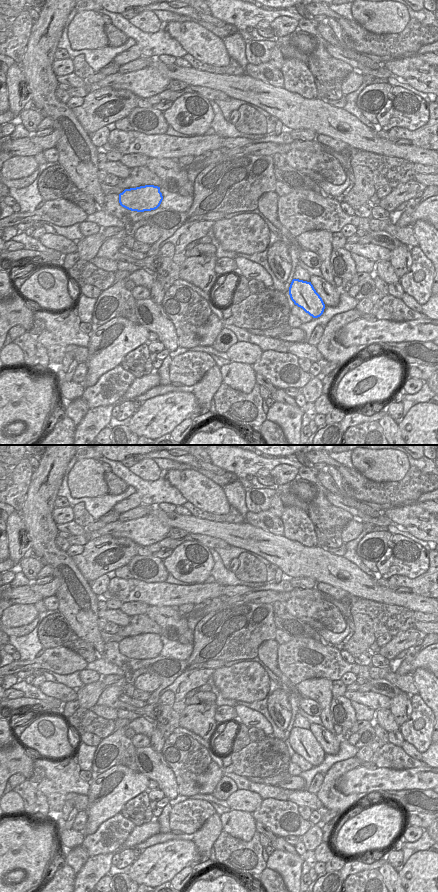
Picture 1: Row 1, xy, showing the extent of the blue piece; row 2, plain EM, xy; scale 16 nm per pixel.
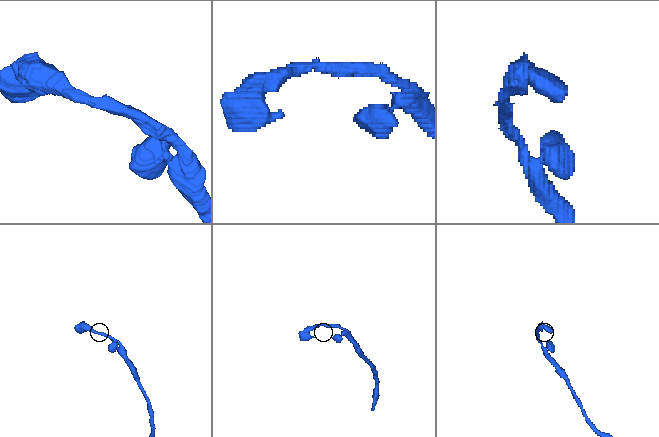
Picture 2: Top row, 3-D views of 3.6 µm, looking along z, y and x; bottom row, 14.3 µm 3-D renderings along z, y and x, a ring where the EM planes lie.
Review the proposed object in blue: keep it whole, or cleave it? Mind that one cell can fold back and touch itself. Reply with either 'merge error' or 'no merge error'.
merge error

